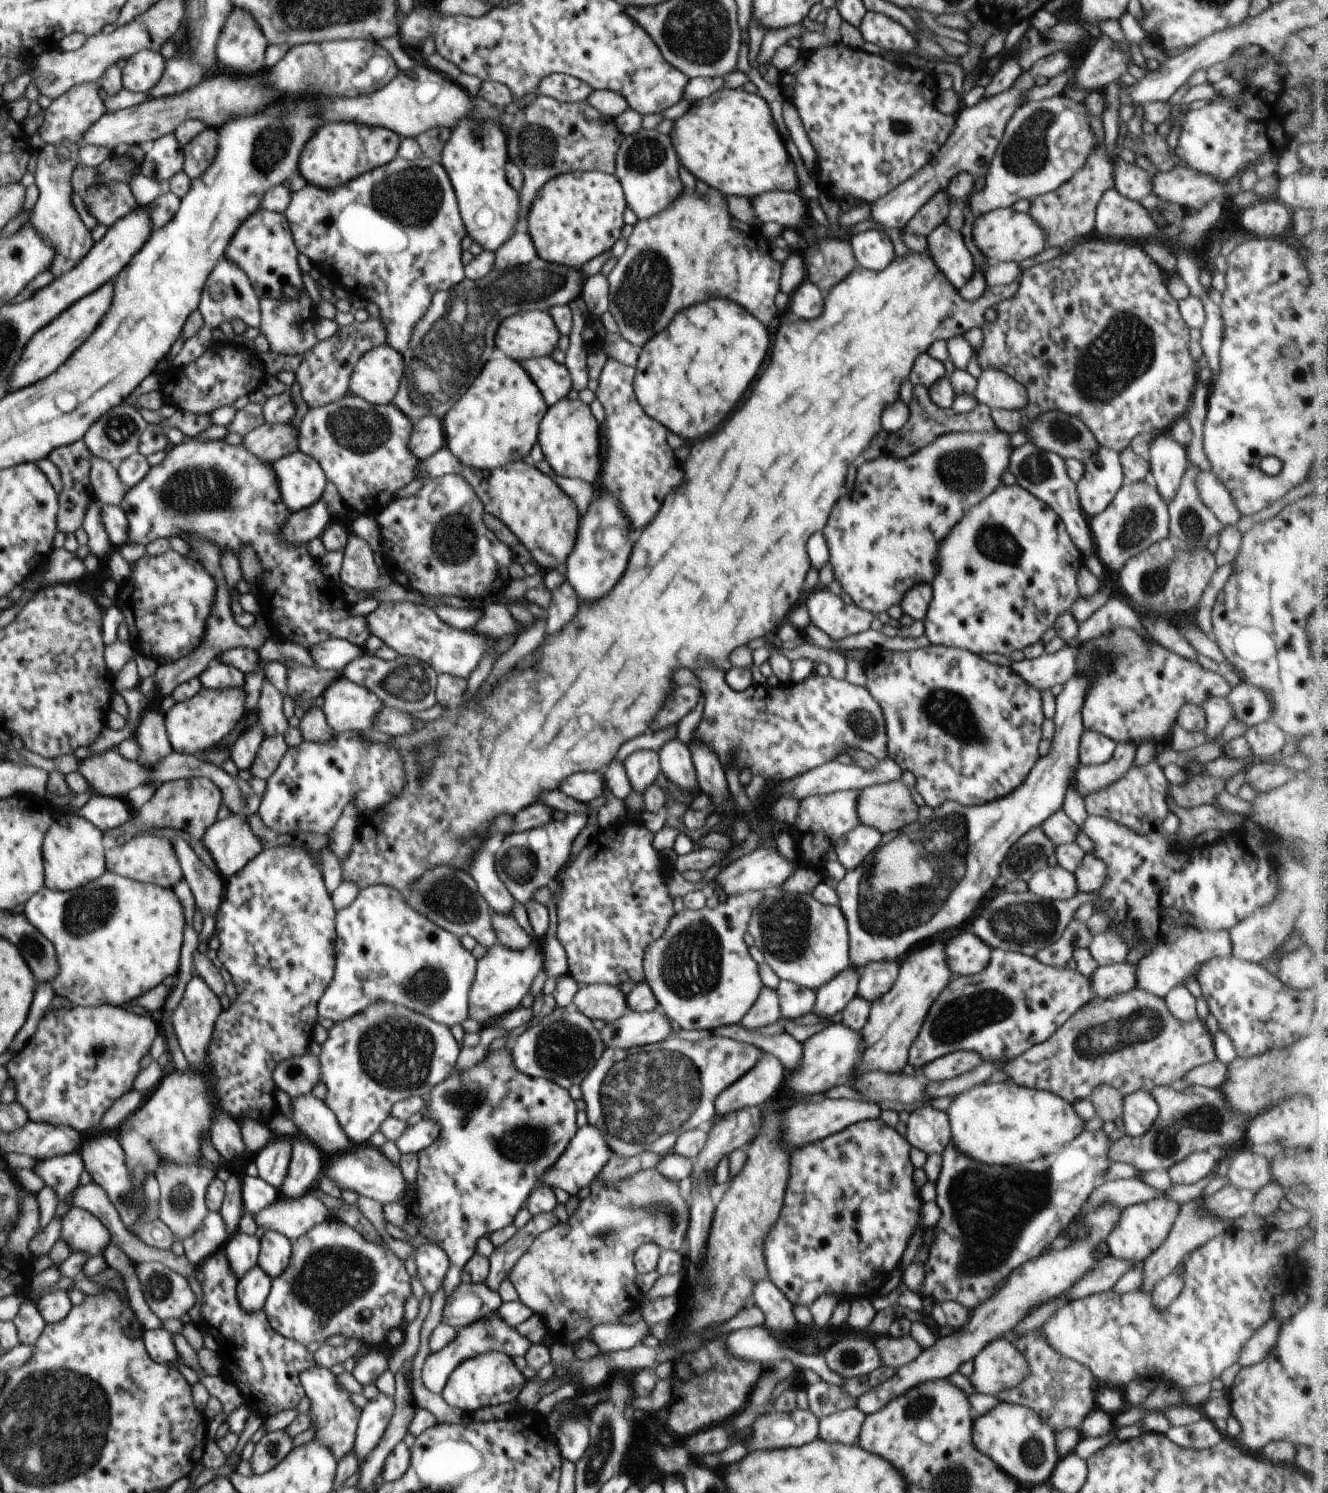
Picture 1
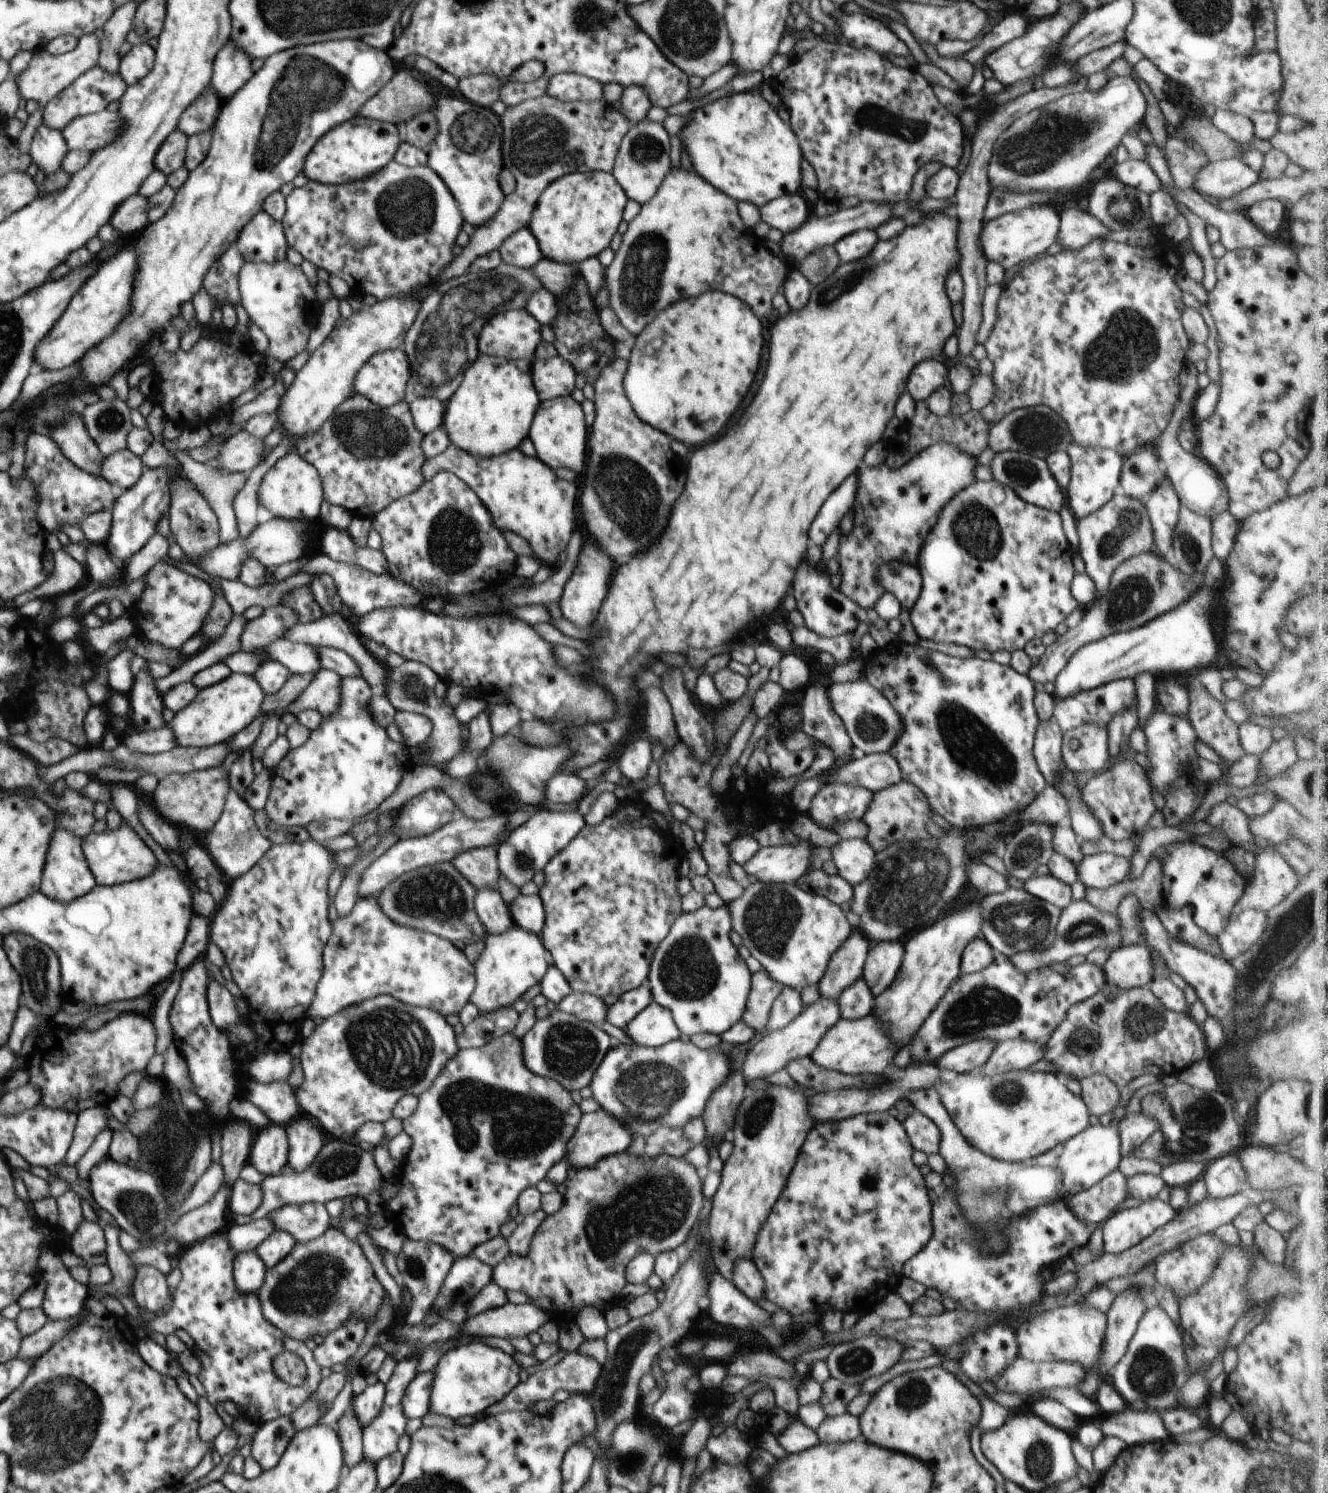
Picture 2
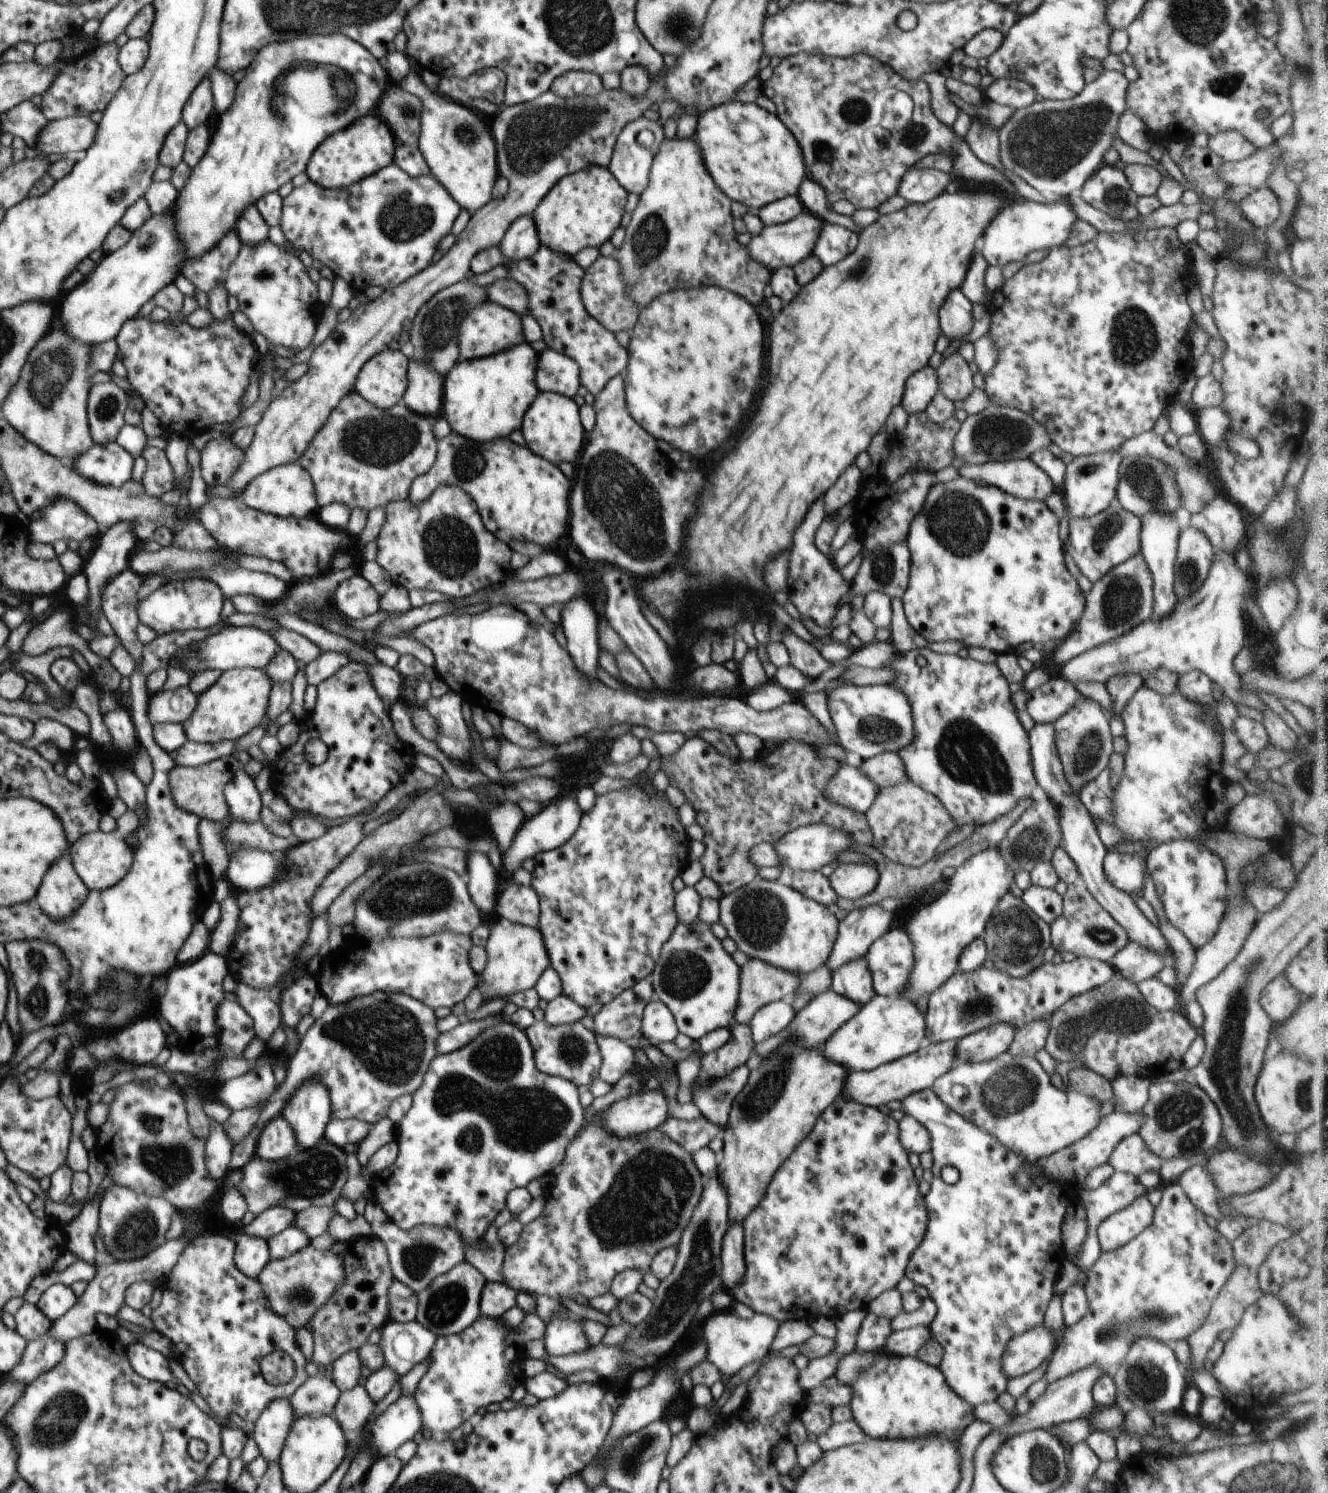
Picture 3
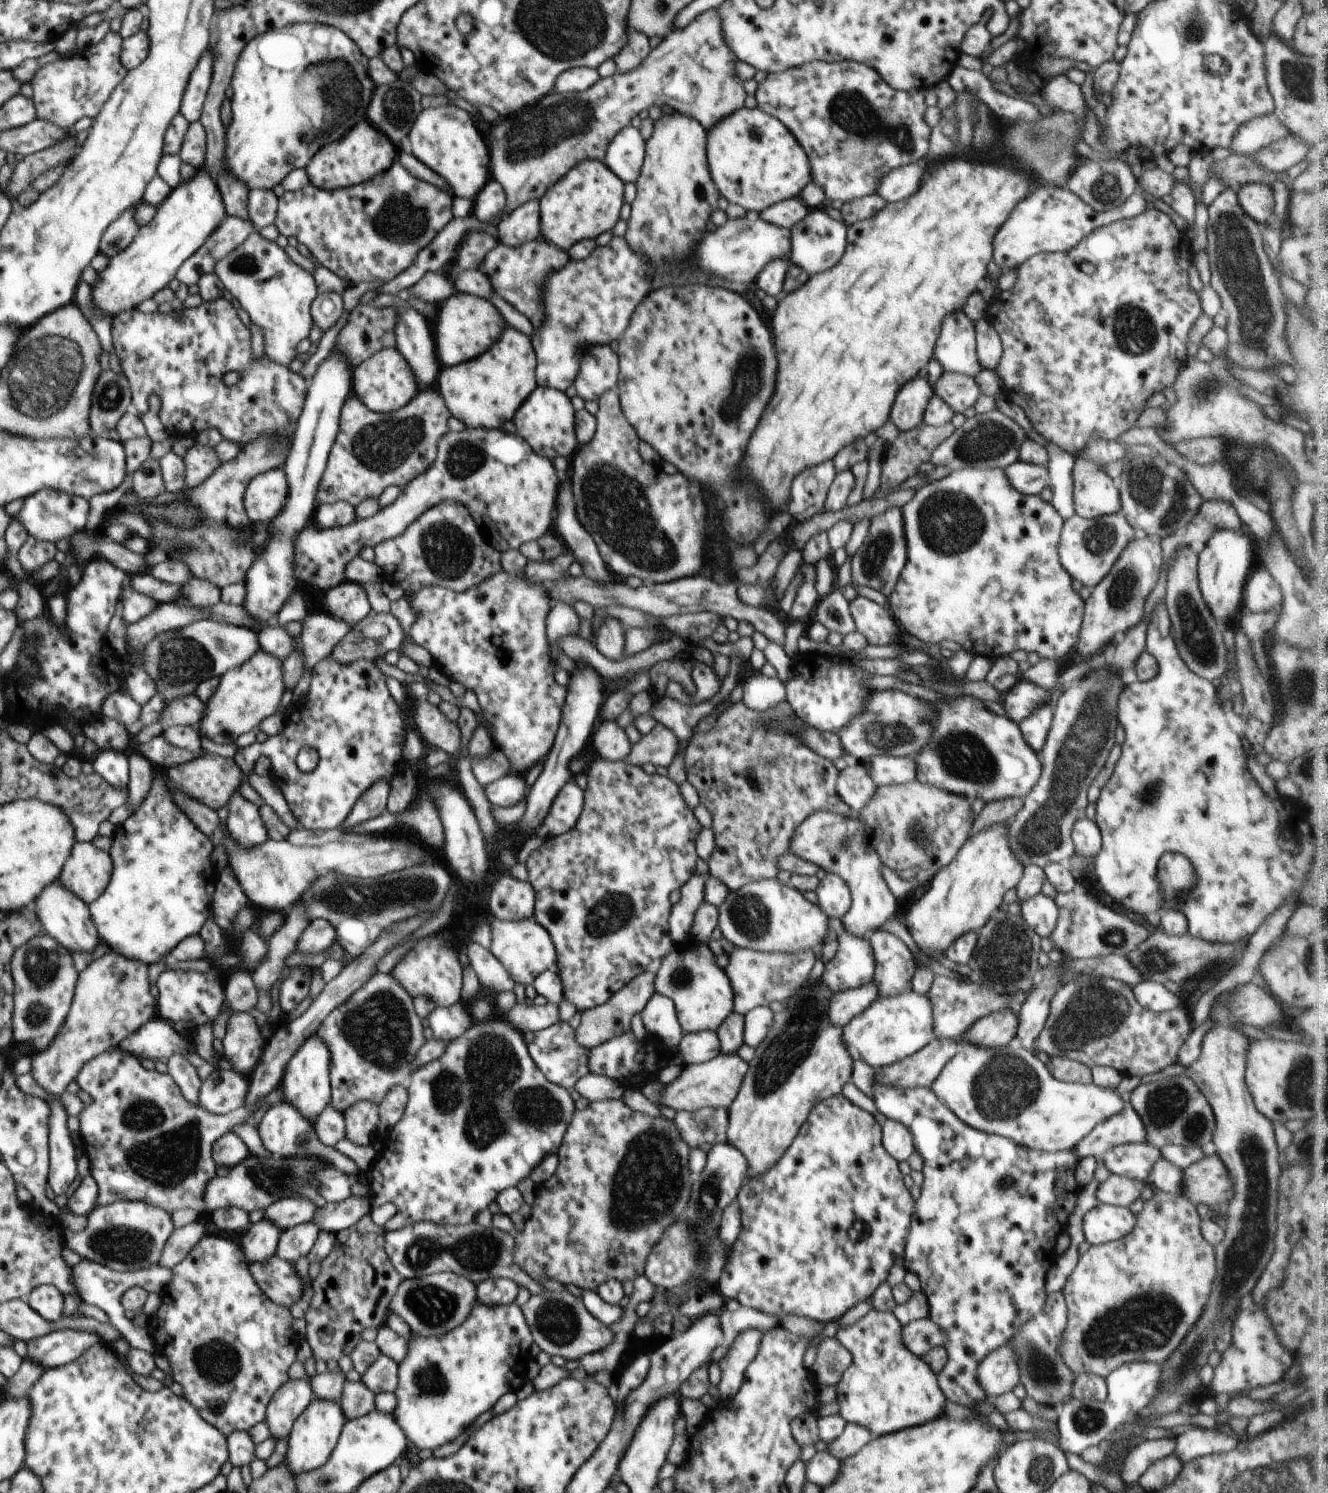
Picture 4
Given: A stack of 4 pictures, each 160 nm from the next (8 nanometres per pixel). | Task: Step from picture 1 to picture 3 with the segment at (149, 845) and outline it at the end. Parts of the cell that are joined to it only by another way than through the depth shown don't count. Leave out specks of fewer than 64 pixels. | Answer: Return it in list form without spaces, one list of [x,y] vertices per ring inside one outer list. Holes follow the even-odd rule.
[[[128,809],[117,820],[116,828],[111,833],[97,831],[82,835],[69,848],[69,853],[74,862],[74,868],[78,876],[86,883],[89,890],[106,890],[120,882],[134,862],[135,850],[126,843],[126,837],[134,834],[139,827],[138,815]]]

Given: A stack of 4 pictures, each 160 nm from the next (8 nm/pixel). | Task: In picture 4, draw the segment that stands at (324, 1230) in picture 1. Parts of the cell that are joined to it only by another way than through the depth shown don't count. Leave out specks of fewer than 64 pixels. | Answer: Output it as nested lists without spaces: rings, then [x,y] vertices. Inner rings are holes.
[[[274,1255],[272,1258],[262,1262],[249,1263],[249,1271],[252,1273],[254,1280],[274,1304],[289,1309],[293,1304],[301,1304],[301,1297],[304,1294],[306,1284],[296,1273],[294,1263],[281,1259]]]

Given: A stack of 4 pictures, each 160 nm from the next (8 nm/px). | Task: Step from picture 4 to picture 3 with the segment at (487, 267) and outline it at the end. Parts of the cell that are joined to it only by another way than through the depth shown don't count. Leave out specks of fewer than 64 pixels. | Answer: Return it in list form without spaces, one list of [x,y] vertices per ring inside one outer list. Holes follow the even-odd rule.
[[[540,245],[540,248],[530,258],[522,261],[508,261],[505,264],[509,270],[509,278],[517,280],[529,292],[530,312],[543,330],[543,340],[550,349],[561,352],[575,360],[579,366],[579,381],[596,396],[606,383],[615,375],[626,372],[629,354],[627,348],[622,347],[614,333],[604,328],[604,325],[596,320],[585,307],[581,297],[581,282],[585,275],[583,269],[571,256],[555,253],[547,246]]]

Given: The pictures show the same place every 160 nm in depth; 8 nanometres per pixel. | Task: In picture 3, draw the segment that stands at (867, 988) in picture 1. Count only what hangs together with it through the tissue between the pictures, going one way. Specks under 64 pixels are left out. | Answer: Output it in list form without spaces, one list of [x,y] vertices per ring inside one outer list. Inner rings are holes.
[[[897,926],[882,935],[865,954],[876,995],[900,997],[905,991],[912,968],[913,944],[905,929]]]

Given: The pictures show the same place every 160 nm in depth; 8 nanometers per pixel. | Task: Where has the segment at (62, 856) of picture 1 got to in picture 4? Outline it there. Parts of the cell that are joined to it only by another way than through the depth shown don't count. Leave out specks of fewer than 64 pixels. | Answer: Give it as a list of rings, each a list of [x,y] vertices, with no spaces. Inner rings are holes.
[[[60,878],[53,880],[37,896],[34,910],[43,926],[44,934],[55,938],[70,954],[77,952],[95,953],[100,945],[99,936],[89,913],[89,906],[74,894]]]

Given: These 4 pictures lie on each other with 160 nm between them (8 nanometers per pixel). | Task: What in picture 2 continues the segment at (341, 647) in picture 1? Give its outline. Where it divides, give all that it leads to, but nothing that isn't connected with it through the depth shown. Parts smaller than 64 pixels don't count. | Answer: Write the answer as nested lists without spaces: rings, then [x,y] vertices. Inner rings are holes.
[[[280,638],[271,642],[262,651],[268,652],[272,661],[278,661],[286,666],[292,675],[314,675],[322,669],[314,645],[293,643],[286,638]]]

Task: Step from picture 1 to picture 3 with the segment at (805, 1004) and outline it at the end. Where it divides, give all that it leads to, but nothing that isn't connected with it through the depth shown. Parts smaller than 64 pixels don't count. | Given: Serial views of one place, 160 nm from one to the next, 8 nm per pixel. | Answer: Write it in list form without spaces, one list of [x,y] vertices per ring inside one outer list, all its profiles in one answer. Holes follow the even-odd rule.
[[[780,999],[763,1006],[748,1024],[755,1044],[782,1032],[792,1022],[795,1014],[790,999]]]

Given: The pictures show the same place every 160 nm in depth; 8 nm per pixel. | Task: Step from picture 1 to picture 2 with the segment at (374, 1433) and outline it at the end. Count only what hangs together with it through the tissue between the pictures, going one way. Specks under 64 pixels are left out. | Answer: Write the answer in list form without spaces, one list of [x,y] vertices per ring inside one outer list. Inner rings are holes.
[[[378,1382],[353,1397],[351,1406],[361,1427],[367,1427],[381,1413],[385,1396],[385,1384]]]

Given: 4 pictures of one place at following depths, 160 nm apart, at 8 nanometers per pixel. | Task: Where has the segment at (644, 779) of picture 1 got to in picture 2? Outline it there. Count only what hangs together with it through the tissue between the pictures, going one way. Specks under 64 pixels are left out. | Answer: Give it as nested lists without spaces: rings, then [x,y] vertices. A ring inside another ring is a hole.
[[[640,738],[634,739],[631,744],[625,744],[618,766],[628,782],[639,785],[652,761],[650,741]]]

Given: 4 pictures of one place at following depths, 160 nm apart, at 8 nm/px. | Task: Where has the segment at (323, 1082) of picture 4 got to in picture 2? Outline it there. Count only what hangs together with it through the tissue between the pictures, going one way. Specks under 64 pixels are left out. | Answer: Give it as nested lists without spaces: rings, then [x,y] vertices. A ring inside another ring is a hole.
[[[308,1115],[300,1116],[284,1127],[289,1142],[287,1166],[295,1173],[304,1172],[314,1164],[327,1136]]]

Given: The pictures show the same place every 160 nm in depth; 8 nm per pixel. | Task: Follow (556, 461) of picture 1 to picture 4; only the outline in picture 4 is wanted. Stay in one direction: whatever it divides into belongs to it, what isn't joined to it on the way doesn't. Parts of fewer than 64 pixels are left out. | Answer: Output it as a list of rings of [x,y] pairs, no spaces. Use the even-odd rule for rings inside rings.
[[[537,386],[520,405],[512,421],[517,428],[516,434],[520,435],[536,454],[551,461],[558,456],[571,458],[578,450],[576,448],[578,440],[575,431],[575,411],[571,398],[564,391]]]

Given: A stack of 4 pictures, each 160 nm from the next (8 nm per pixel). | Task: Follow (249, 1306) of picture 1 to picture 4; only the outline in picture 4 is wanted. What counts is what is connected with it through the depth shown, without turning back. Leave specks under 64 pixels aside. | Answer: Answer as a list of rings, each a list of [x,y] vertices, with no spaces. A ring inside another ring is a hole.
[[[262,1219],[243,1233],[240,1248],[248,1263],[262,1262],[272,1258],[282,1230],[272,1221]]]

